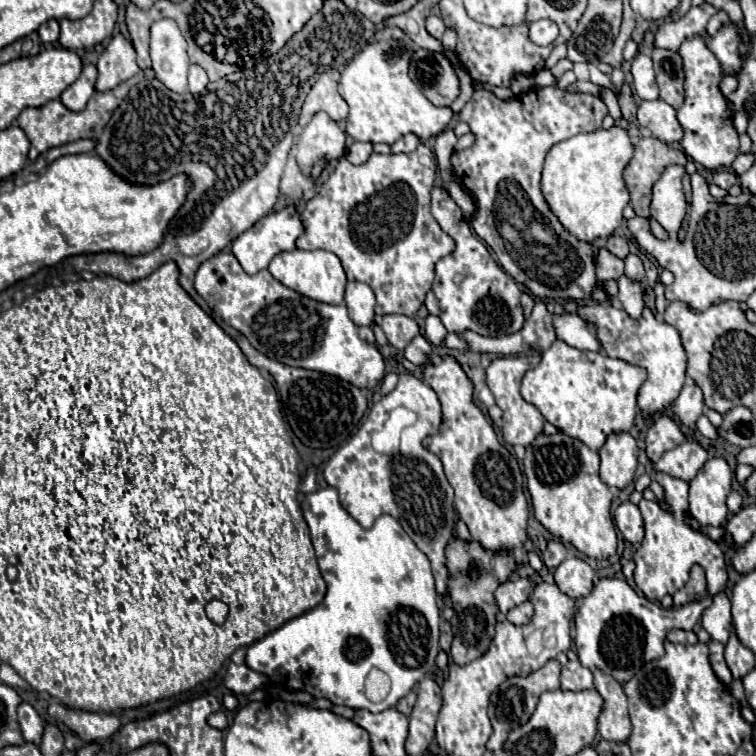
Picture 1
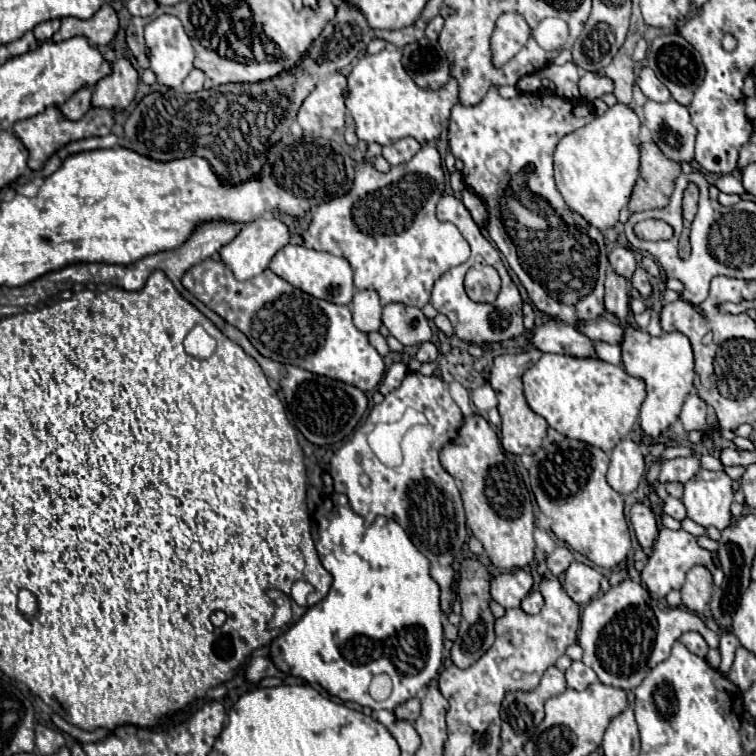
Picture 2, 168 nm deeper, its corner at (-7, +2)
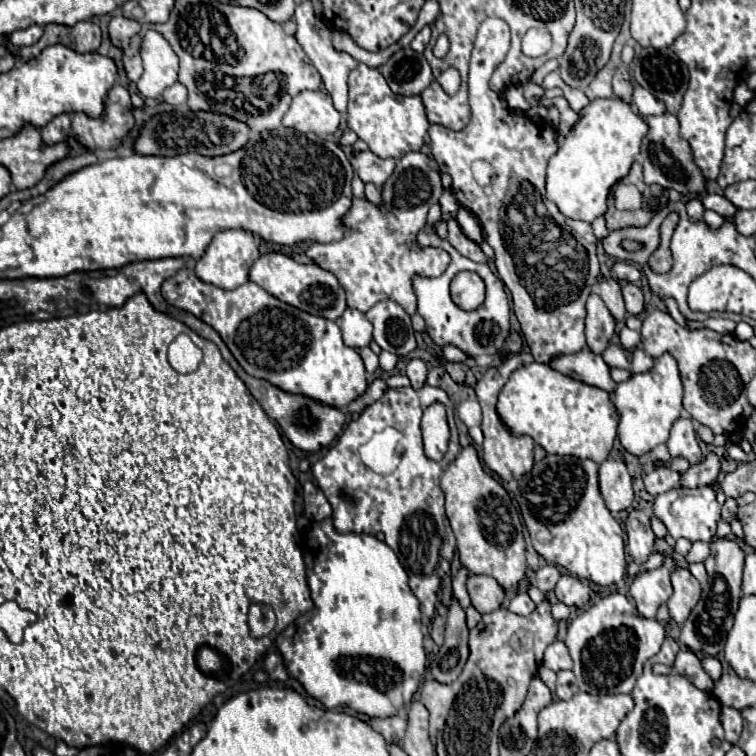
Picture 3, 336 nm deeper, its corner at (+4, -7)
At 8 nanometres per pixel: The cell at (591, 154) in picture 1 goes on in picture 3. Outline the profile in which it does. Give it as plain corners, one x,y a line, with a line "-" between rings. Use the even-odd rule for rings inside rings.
618,98
592,100
574,124
564,144
548,162
546,194
558,210
572,220
592,224
608,210
610,190
620,178
626,178
634,156
640,152
642,138
646,136
646,122
632,112
632,108

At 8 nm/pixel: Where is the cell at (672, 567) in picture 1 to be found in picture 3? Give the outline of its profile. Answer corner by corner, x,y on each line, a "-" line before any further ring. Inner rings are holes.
664,552
664,562
650,572
638,574
630,584
630,594
638,606
640,616
654,618
660,604
664,604
672,594
670,574
676,570
676,560
672,554

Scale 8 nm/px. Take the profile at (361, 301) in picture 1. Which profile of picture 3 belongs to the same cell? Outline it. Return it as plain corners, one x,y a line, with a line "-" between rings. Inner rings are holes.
346,308
346,312
336,320
342,330
344,344
350,348
368,346
372,340
372,322
368,322
366,314
360,310

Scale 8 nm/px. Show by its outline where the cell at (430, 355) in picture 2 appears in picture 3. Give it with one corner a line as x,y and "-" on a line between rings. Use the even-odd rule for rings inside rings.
420,358
410,360
408,366
406,366
406,374
410,378
412,388
422,388
424,382
426,382
426,364
424,364
424,360
420,360

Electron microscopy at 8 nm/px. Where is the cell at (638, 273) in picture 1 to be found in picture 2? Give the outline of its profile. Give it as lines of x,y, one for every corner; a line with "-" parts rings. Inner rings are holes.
637,267
635,275
633,275
633,279
631,279
631,287
633,287
643,299
647,299
647,297
651,295
653,287
651,287
651,283
649,283
649,275
647,275
647,271
645,271
643,267

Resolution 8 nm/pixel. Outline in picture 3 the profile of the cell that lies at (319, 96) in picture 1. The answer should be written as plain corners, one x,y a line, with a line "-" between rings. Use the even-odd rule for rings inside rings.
300,92
292,100
290,110
284,114
282,124
302,134
334,134
340,124
340,112
332,106
332,98
328,92

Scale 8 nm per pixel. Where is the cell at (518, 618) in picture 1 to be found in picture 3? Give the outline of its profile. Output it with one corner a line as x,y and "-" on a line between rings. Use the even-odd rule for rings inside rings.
518,592
508,604
508,610
514,614
520,614
520,616
528,616
534,608
536,608
536,604
530,600
530,596
526,592

